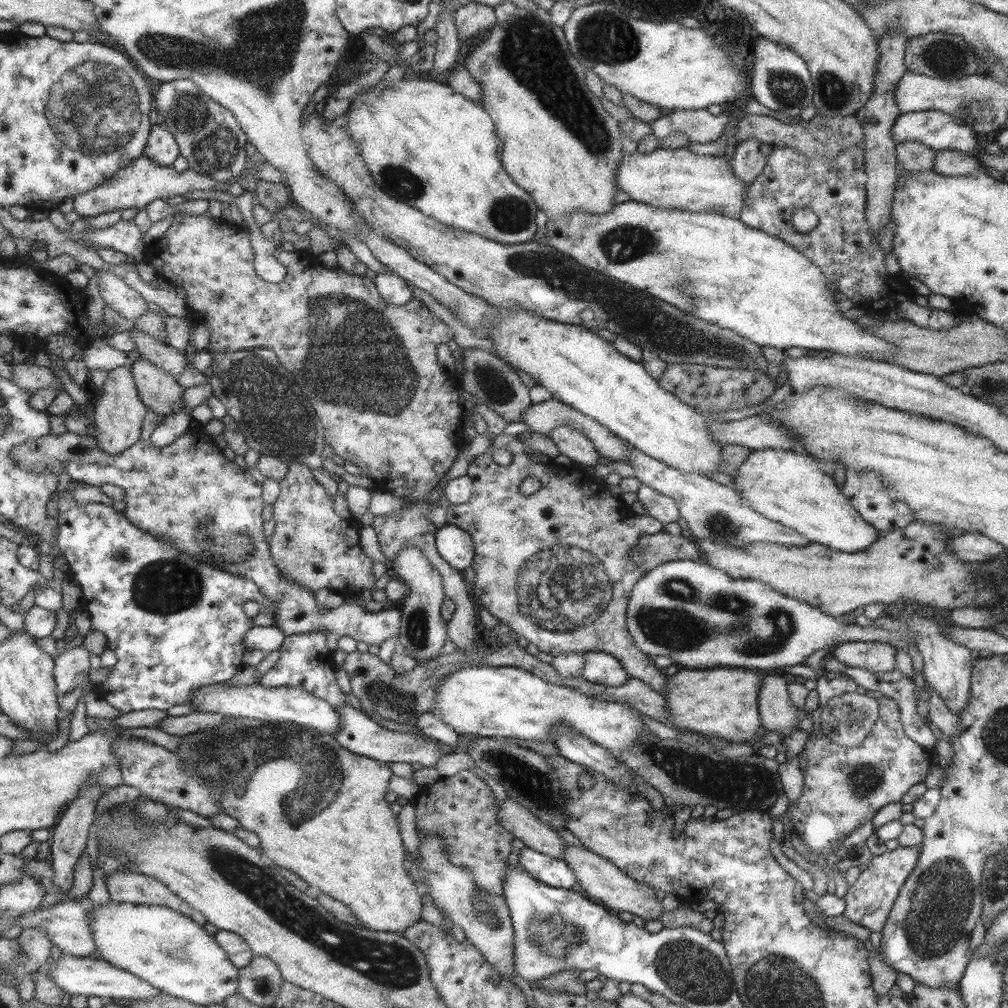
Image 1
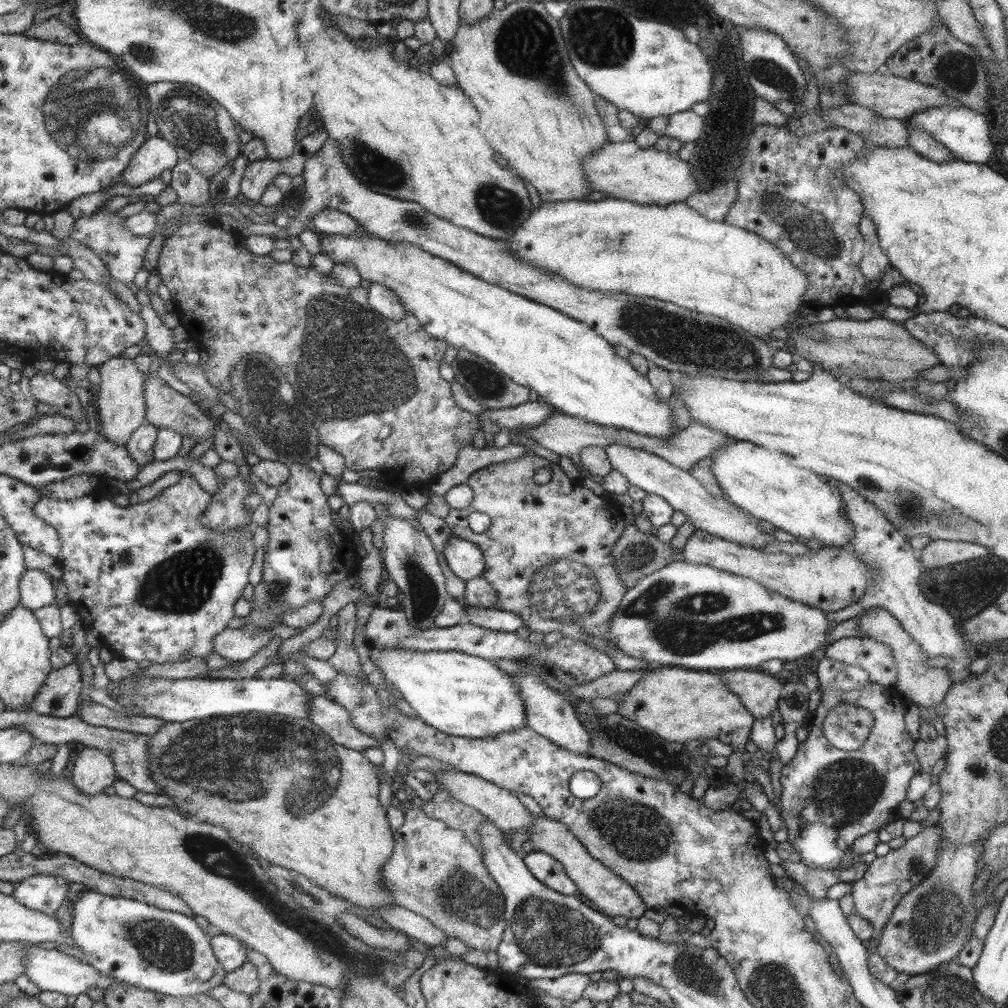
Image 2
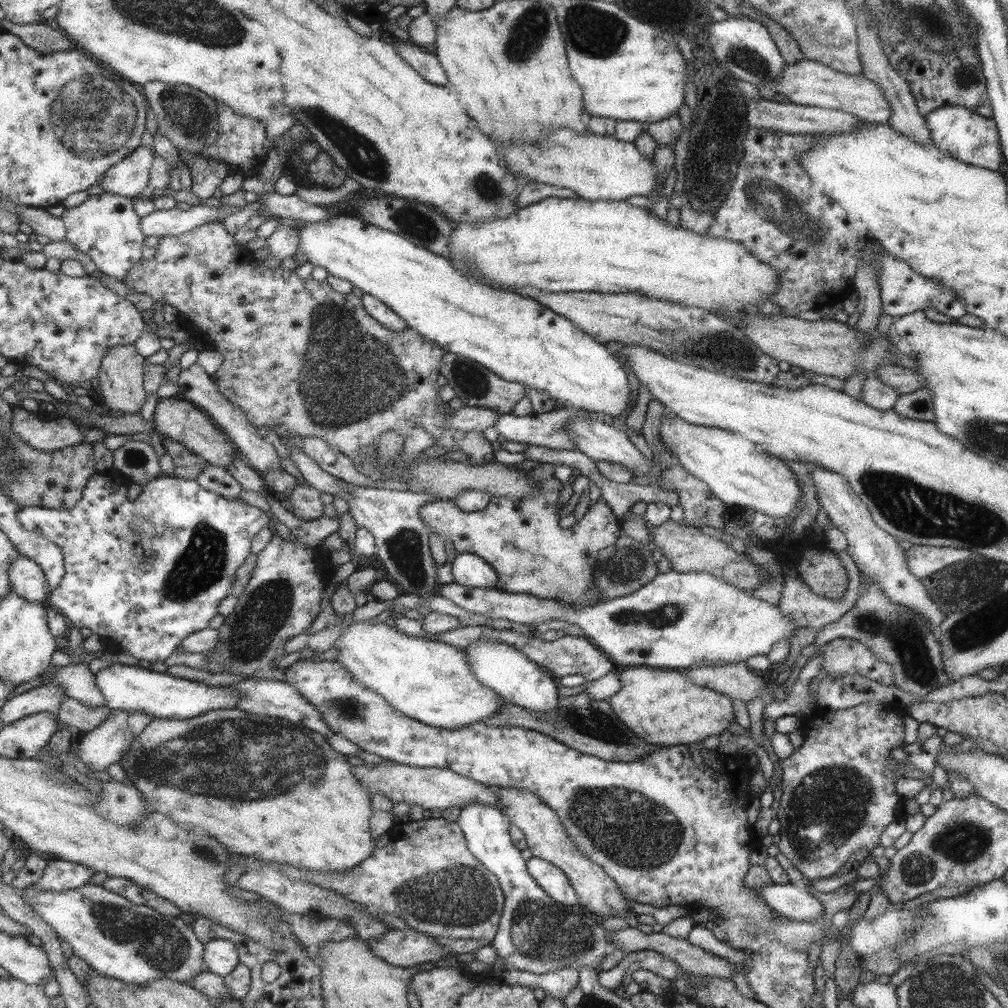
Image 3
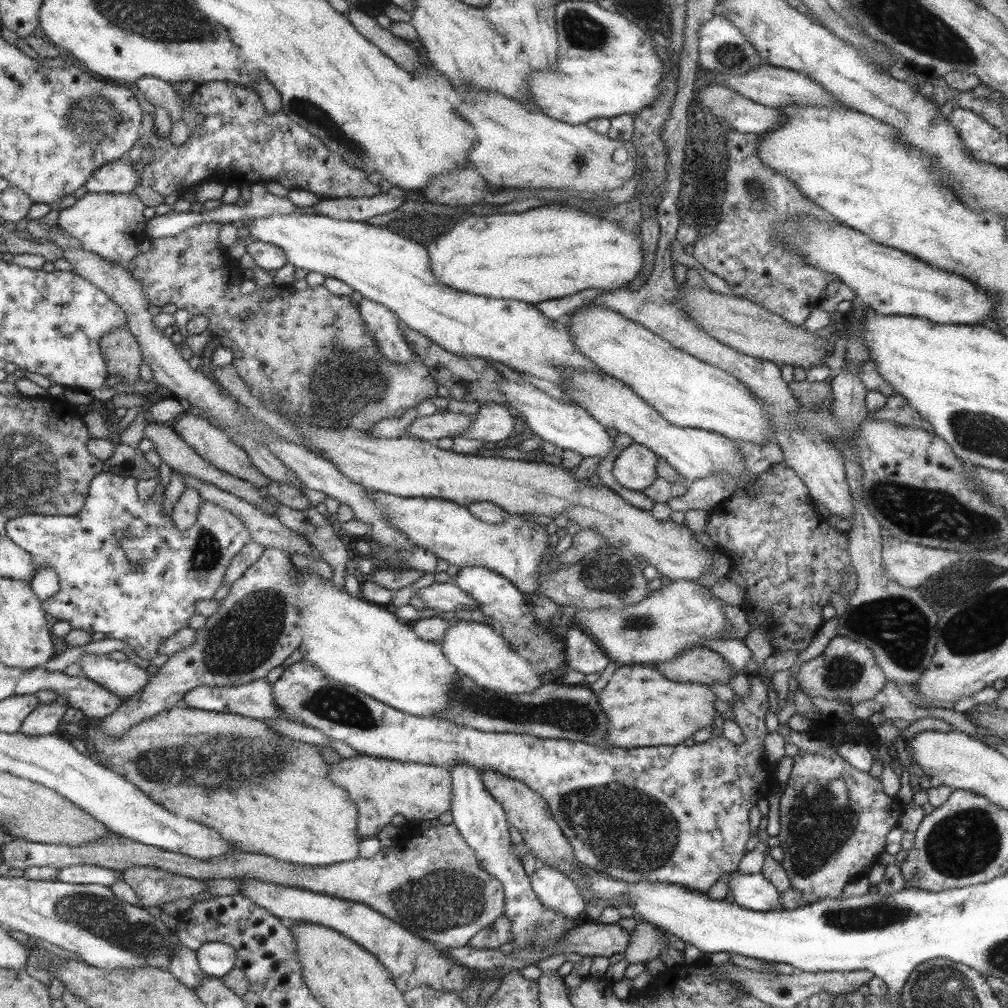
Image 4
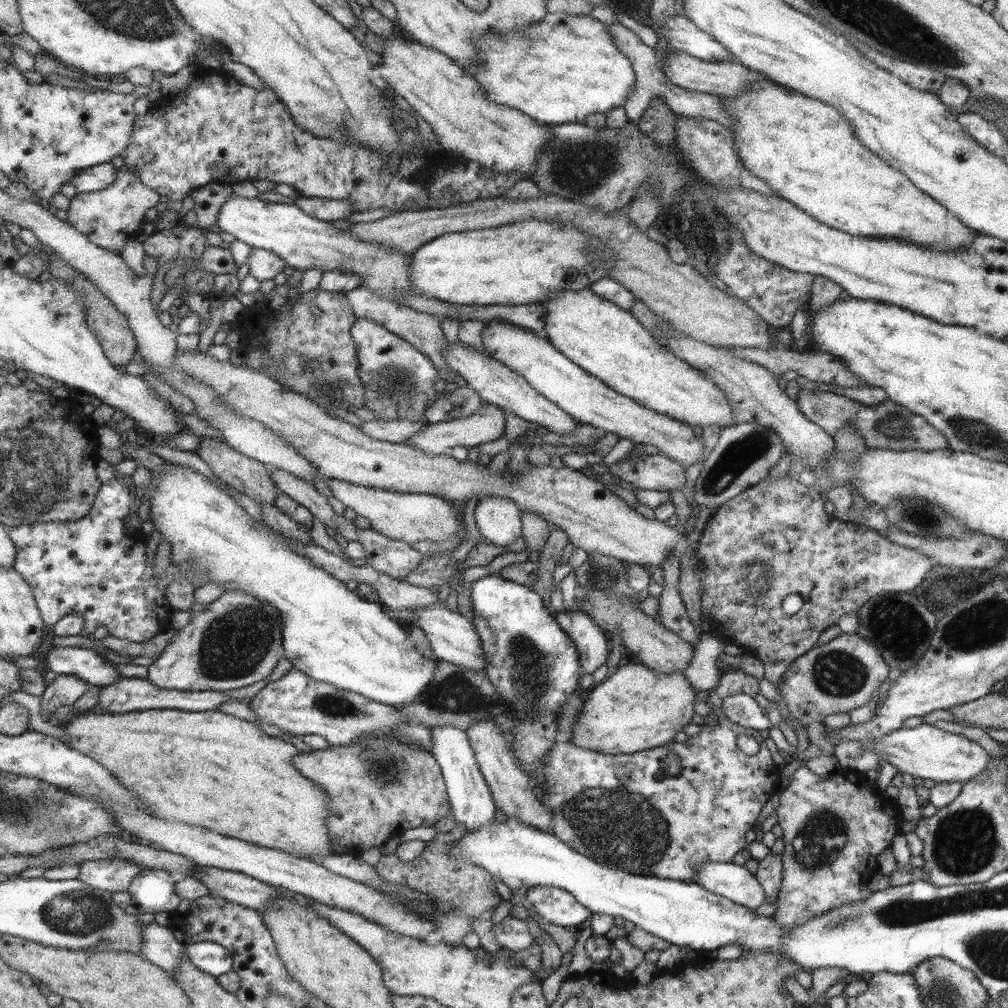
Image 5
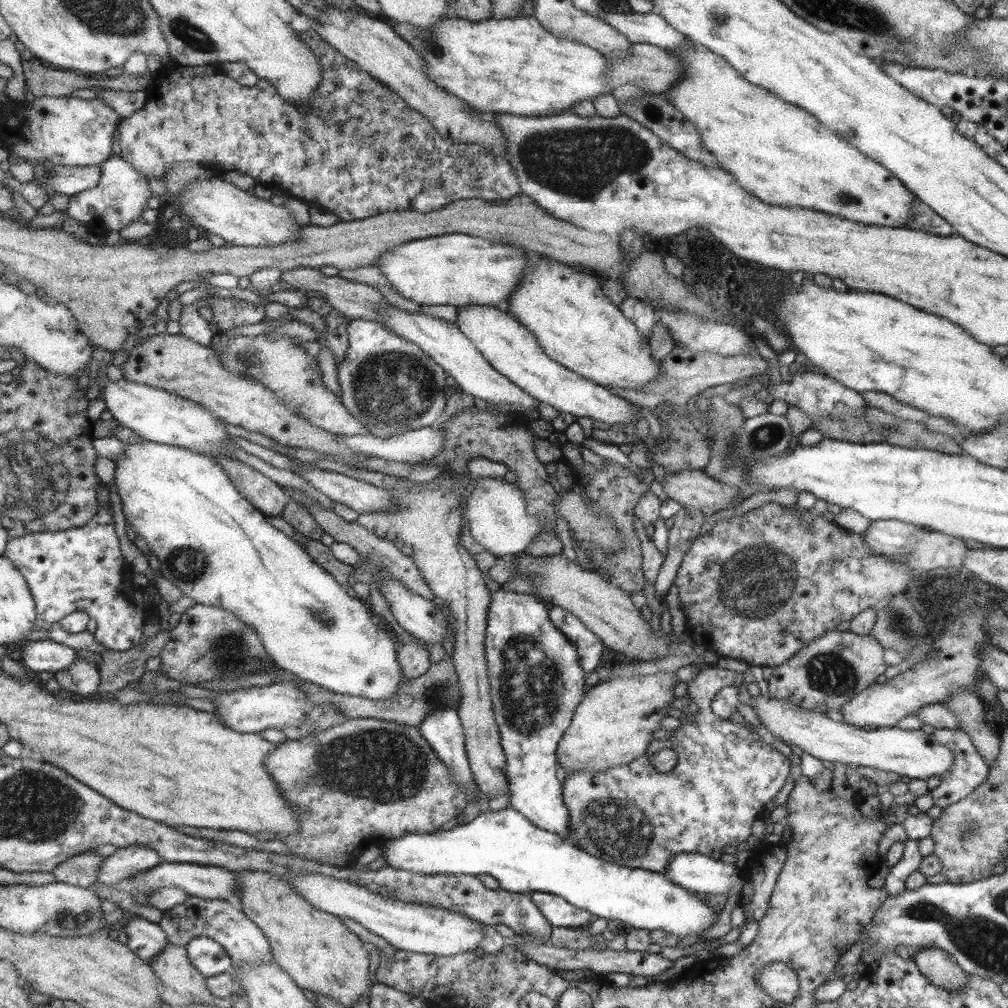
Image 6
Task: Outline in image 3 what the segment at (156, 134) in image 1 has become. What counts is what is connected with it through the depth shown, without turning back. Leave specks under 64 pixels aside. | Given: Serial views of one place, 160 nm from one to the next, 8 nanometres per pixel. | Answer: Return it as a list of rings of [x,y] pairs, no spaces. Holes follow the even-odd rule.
[[[138,146],[127,158],[108,168],[100,180],[103,192],[138,198],[149,184],[149,170],[153,166],[153,152]]]

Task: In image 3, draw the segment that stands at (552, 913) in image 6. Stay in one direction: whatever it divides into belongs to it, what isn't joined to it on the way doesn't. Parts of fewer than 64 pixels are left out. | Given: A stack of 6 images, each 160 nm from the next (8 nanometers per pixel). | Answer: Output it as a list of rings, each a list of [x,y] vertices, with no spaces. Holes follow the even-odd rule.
[[[534,857],[527,860],[527,872],[537,881],[539,888],[555,902],[567,906],[577,904],[577,893],[562,869]]]

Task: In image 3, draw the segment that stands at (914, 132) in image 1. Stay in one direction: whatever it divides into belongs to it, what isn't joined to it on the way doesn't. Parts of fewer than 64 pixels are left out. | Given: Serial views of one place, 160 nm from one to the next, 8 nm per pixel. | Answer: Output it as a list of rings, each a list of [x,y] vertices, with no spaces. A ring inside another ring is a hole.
[[[942,106],[926,114],[926,127],[929,129],[932,145],[942,153],[965,164],[996,171],[1001,164],[999,139],[995,130],[994,120],[983,118],[964,106]]]

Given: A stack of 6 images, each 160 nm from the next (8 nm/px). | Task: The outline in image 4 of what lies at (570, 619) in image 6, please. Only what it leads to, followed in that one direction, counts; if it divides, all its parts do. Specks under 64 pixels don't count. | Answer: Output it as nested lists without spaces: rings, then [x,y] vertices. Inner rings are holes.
[[[570,625],[564,639],[566,650],[566,669],[573,669],[581,674],[601,673],[607,666],[607,656],[595,646],[595,642],[585,636],[581,630]]]

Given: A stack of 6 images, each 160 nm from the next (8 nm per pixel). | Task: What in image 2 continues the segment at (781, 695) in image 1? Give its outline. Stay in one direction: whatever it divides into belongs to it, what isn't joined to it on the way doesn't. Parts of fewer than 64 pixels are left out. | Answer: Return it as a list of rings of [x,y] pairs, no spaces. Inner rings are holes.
[[[723,669],[718,676],[755,719],[767,717],[777,708],[782,685],[771,674],[753,669]]]

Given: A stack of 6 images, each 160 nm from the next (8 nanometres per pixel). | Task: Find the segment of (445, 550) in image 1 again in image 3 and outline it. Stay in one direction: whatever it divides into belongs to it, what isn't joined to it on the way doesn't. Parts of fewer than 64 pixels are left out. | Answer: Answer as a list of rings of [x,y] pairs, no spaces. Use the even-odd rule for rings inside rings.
[[[468,552],[457,554],[452,562],[453,582],[469,588],[497,588],[498,576],[482,557]]]

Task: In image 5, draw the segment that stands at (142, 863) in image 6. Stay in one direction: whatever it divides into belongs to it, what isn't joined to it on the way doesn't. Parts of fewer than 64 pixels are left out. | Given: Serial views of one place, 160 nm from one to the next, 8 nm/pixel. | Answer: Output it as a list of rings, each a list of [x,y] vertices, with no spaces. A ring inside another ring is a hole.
[[[125,858],[115,860],[89,860],[80,865],[80,878],[85,884],[107,892],[127,892],[131,883],[144,869],[135,861]]]

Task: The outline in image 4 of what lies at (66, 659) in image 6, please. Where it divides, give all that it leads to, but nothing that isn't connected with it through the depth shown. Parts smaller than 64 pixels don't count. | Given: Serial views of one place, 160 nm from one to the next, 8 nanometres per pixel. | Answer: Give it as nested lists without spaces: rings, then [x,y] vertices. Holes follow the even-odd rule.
[[[78,651],[78,662],[82,668],[81,674],[95,681],[97,684],[103,685],[106,689],[114,692],[116,695],[125,697],[126,700],[136,695],[139,689],[146,687],[148,680],[152,674],[147,673],[145,669],[140,668],[136,664],[131,664],[128,660],[117,661],[106,655],[91,654]]]

